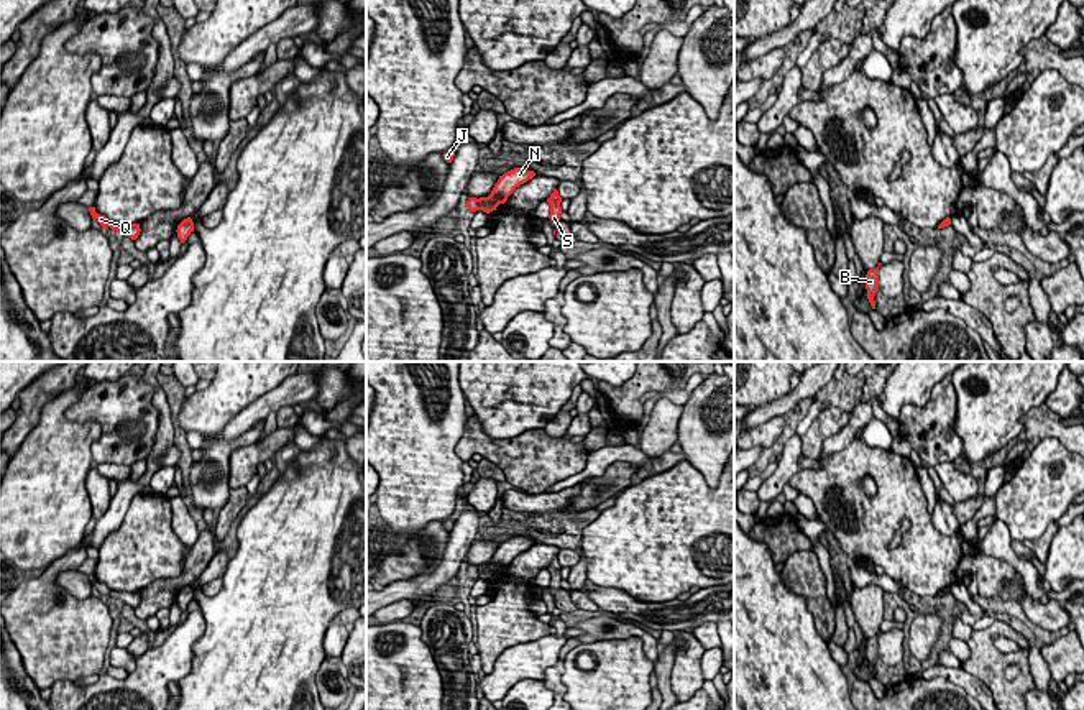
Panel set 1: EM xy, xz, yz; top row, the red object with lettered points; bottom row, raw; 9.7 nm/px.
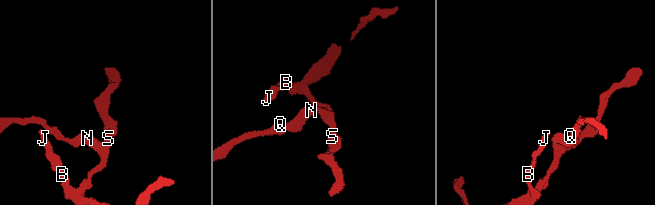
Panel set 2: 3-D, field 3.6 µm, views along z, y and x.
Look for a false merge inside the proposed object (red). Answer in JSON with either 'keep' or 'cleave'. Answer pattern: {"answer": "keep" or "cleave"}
{"answer": "cleave"}

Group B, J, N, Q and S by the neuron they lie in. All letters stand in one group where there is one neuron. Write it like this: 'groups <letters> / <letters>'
groups B J N S / Q

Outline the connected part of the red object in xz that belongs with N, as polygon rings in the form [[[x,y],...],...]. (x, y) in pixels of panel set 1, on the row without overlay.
[[[514,536],[503,544],[499,544],[494,552],[491,562],[488,565],[480,565],[478,574],[480,579],[489,582],[496,579],[499,572],[504,572],[508,565],[524,551],[535,544],[534,539],[527,539],[526,536]]]

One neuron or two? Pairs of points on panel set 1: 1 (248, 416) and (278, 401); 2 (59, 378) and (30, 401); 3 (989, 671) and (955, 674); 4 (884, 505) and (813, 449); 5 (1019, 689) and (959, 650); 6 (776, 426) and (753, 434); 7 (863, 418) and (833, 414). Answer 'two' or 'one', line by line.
1: one
2: one
3: two
4: two
5: two
6: one
7: two

